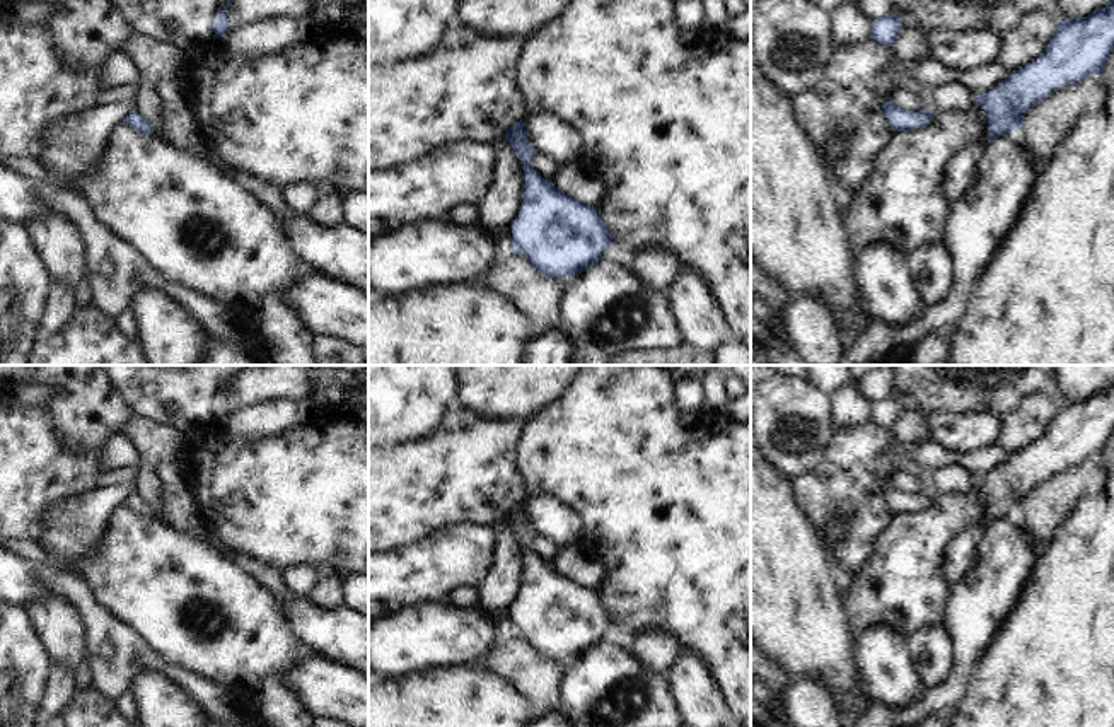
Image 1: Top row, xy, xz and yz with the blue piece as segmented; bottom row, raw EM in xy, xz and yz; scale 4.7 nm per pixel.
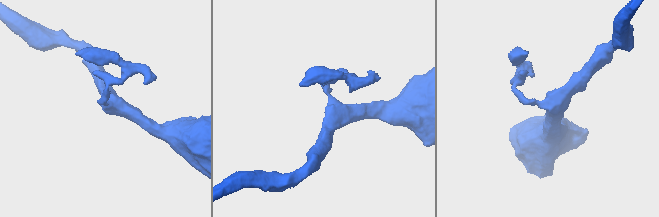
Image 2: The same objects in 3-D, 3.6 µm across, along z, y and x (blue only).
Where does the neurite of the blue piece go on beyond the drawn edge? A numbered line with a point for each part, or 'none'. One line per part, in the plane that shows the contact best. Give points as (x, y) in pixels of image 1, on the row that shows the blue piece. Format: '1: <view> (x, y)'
none.

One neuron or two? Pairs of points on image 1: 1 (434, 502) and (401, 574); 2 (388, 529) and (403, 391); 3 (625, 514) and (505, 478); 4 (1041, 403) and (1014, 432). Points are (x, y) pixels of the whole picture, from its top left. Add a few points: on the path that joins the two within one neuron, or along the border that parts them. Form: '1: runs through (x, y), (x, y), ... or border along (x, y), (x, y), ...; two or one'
1: border along (451, 524), (435, 529), (423, 541), (386, 553); two
2: border along (435, 430), (425, 437), (386, 444); two
3: border along (519, 446), (519, 468), (531, 494); two
4: runs through (1036, 410), (1021, 425); one

